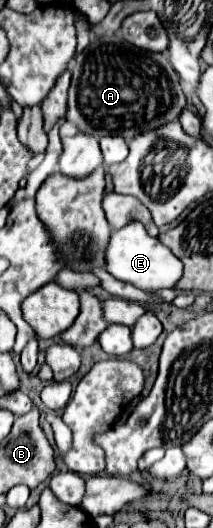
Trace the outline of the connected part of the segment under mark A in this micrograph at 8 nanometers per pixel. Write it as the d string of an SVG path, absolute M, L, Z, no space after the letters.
M104 34L92 40L80 54L74 56L70 72L72 72L72 84L68 90L66 118L86 134L98 138L122 136L124 140L132 140L136 134L158 130L160 126L178 120L180 112L186 108L186 94L182 92L180 78L166 60L166 56L162 52L148 52L138 46L132 46L118 34Z

